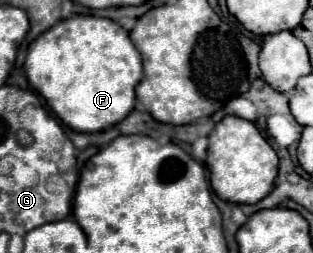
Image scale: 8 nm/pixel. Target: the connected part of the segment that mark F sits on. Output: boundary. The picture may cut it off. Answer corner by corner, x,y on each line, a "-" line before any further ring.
74,16
46,30
28,48
24,62
26,78
46,100
50,110
76,132
100,132
124,120
134,108
134,88
142,80
142,58
128,38
128,32
114,20
94,16

